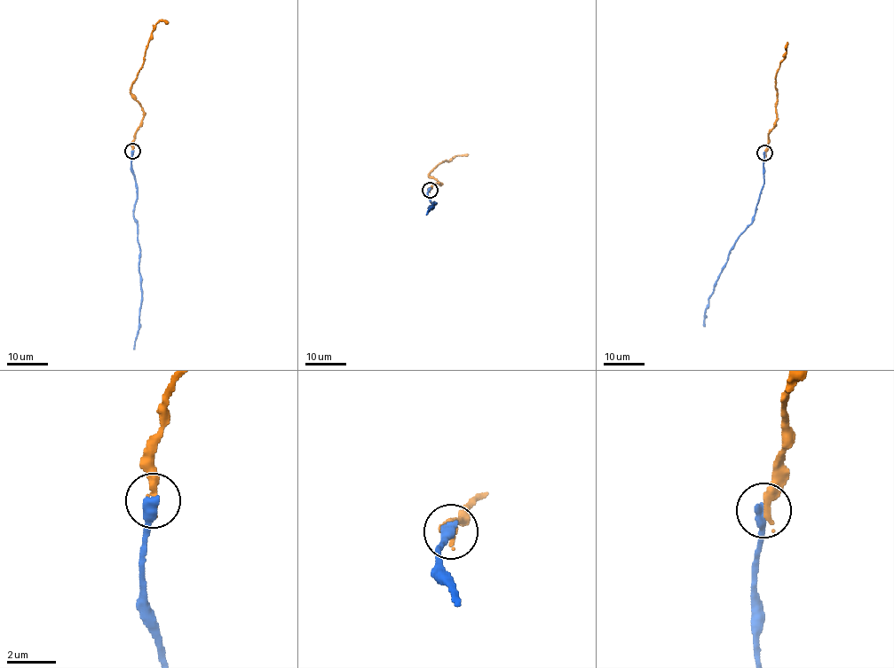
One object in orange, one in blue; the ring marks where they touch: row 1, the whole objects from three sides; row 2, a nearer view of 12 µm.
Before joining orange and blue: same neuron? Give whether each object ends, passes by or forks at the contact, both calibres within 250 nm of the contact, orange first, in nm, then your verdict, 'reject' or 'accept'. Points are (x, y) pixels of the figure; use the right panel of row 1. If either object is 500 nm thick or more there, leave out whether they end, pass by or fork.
orange ends; blue ends; calibres 360 and 440 nm; reject

